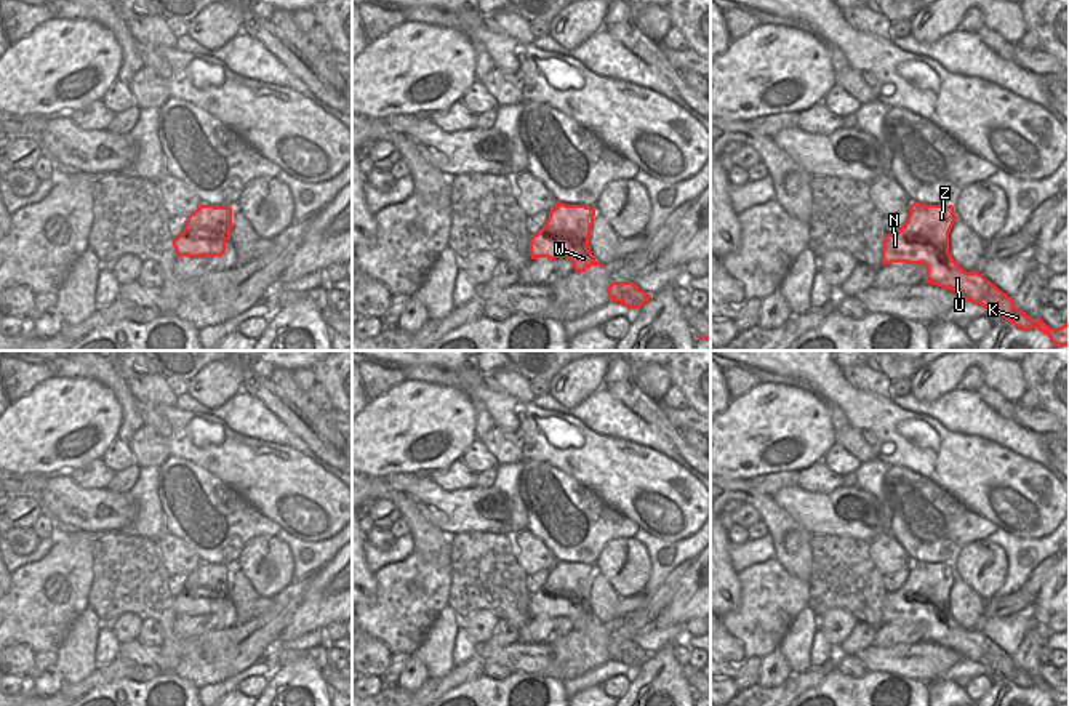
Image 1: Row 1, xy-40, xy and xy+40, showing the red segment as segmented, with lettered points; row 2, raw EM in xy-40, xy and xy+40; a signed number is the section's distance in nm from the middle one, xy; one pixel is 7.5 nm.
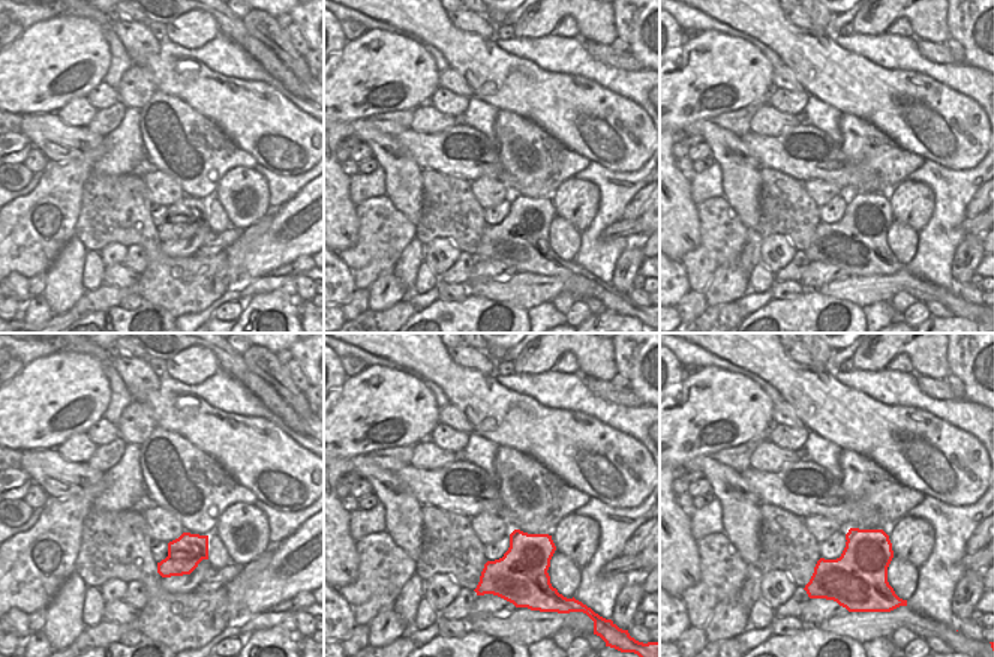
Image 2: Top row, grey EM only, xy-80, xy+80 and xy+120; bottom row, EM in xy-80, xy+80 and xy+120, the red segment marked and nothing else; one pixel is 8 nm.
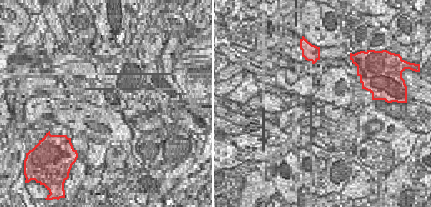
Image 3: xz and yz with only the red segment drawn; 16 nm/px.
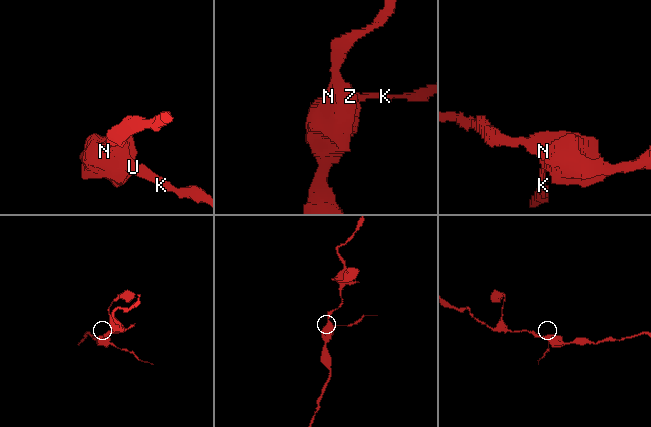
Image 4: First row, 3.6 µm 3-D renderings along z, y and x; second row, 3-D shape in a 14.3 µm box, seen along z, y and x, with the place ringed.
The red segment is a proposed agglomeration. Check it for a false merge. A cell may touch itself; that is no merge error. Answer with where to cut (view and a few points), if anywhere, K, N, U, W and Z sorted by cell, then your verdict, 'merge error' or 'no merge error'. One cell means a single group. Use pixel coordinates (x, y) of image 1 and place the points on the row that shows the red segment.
cut none; groups K N U W Z; no merge error

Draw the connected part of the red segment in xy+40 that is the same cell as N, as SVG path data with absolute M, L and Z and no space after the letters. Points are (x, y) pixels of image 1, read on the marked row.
M914 202L904 226L883 239L883 266L891 263L923 264L927 267L923 283L951 290L965 301L999 312L1021 330L1037 328L1050 338L1055 347L1069 346L1069 322L1059 328L1050 328L1042 319L1034 320L983 274L967 272L954 261L949 251L949 232L955 221L952 205Z

